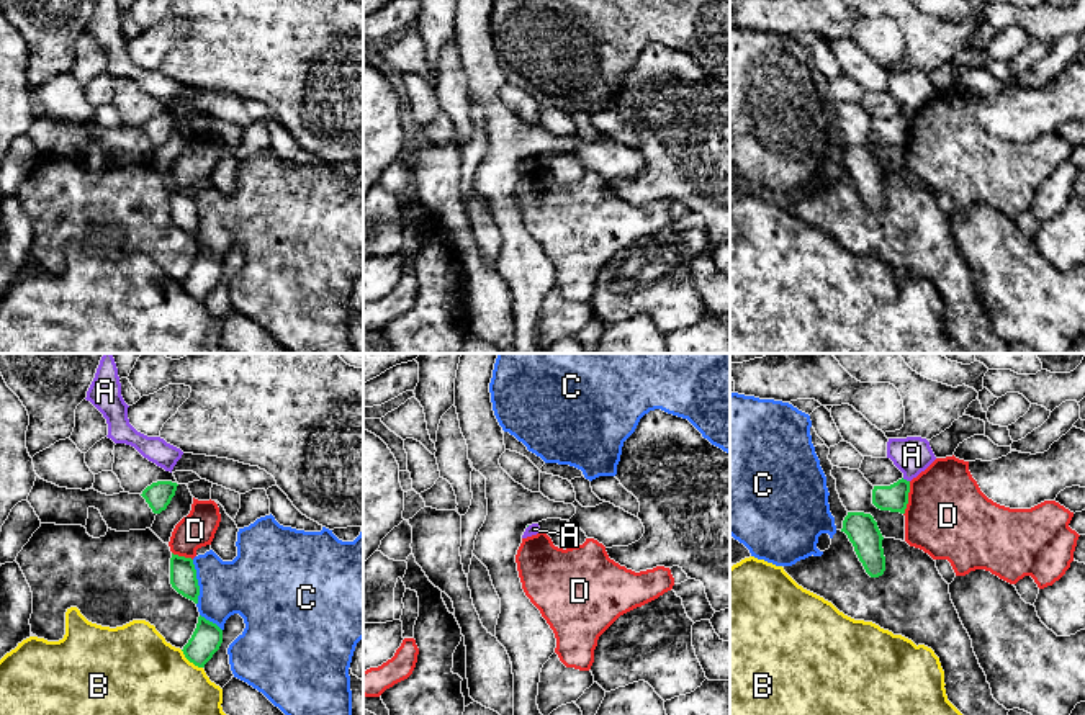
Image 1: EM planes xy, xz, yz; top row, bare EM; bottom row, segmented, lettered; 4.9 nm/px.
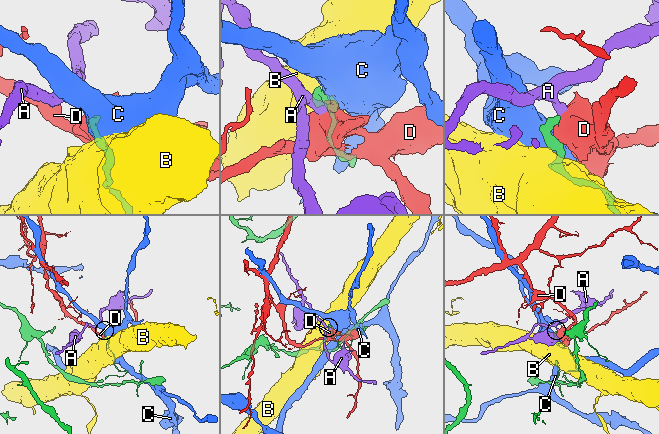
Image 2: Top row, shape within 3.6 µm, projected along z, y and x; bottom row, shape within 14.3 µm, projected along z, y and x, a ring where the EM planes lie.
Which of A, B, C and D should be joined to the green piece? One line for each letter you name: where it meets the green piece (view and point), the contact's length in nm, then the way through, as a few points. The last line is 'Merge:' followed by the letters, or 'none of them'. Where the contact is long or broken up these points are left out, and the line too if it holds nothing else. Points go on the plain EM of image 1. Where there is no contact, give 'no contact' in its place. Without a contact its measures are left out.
Merge: none of them

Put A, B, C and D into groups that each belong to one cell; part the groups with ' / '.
A / B / C / D

